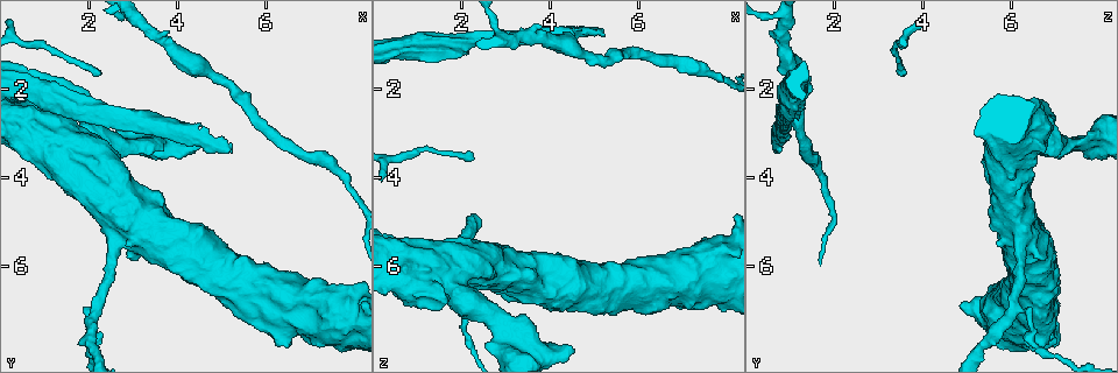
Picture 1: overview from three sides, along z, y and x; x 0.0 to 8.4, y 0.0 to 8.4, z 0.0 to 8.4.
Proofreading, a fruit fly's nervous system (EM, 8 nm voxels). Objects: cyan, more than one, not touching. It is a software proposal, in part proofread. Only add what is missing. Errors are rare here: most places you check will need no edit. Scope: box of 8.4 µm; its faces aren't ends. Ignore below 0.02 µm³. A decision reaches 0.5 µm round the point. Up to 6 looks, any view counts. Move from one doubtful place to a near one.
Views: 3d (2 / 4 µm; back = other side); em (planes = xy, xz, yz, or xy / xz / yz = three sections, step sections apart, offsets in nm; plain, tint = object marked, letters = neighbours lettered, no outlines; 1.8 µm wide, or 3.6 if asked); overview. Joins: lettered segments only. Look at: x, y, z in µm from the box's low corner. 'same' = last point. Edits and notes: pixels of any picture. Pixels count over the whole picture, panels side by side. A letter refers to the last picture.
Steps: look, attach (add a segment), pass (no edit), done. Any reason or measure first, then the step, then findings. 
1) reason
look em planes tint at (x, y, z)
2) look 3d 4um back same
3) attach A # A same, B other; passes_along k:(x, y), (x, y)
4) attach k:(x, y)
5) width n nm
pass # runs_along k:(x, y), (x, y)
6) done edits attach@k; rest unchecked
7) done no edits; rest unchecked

calibre changes
look 3d 2um back at (7.70, 3.95, 1.70)

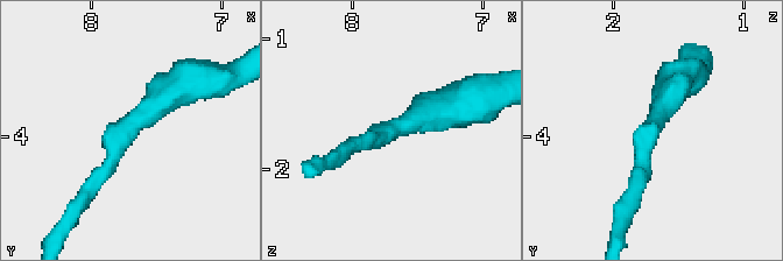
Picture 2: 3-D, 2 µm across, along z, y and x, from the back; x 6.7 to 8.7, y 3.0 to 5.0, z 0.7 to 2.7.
shape alone is not enough
look em 3.6um planes letters at (7.76, 3.98, 1.72)

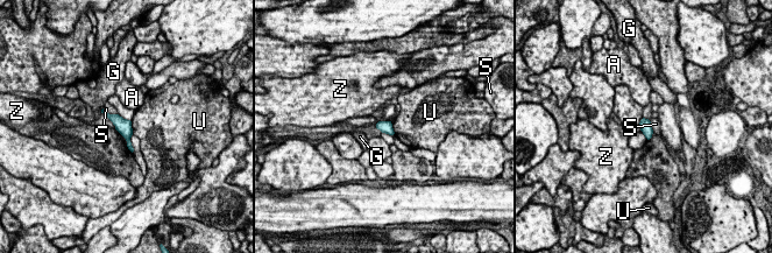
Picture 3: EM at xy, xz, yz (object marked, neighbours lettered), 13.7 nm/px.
pass # A other, G other, S other, U other, Z other; border 3:(103, 109), (105, 112), (117, 114); none of them fits

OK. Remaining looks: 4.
thick turns thin
look 3d 2um at (1.85, 2.40, 1.00)

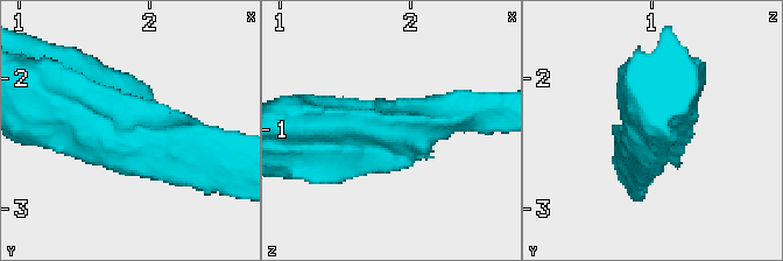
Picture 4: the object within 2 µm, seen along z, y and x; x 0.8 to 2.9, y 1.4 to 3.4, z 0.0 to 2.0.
arm_widths 280, 550 nm; now the EM
look em 3.6um planes letters at (1.82, 2.42, 0.96)

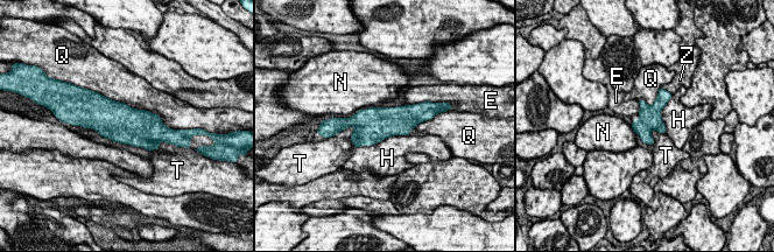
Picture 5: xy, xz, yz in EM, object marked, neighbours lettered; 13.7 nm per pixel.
pass # E other, H other, N other, Q other, T other, Z other; none of them fits

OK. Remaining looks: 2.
an open end
look em xz step 8 letters at (2.50, 3.05, 7.80)

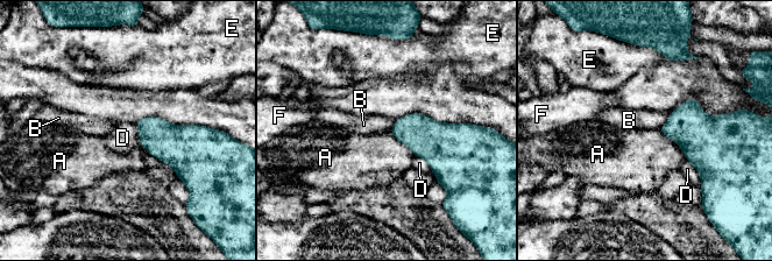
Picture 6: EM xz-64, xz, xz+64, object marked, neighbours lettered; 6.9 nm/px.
pass # A other, B other, D other, E other, F other; border 6:(672, 111), (659, 129); none of them fits

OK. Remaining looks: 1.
done no edits; rest unchecked

